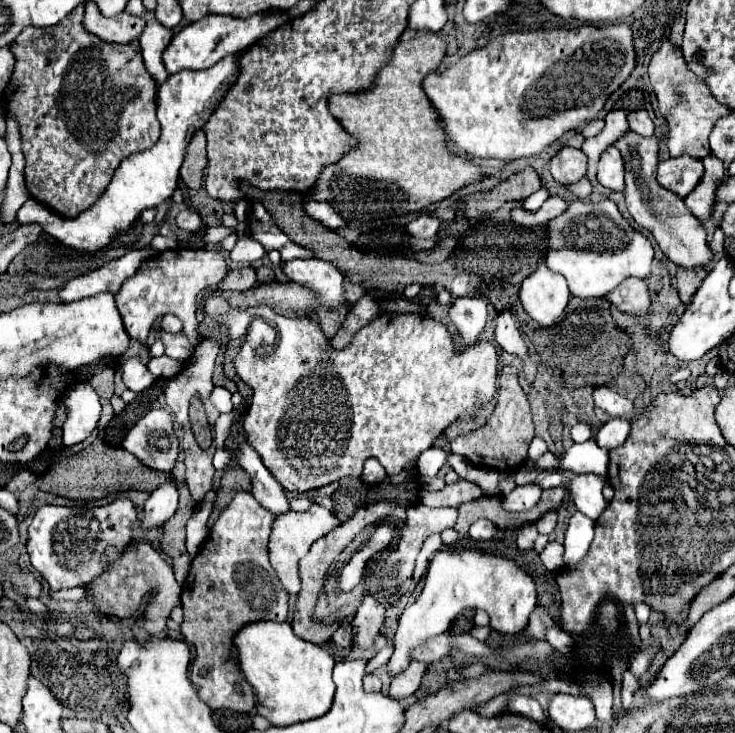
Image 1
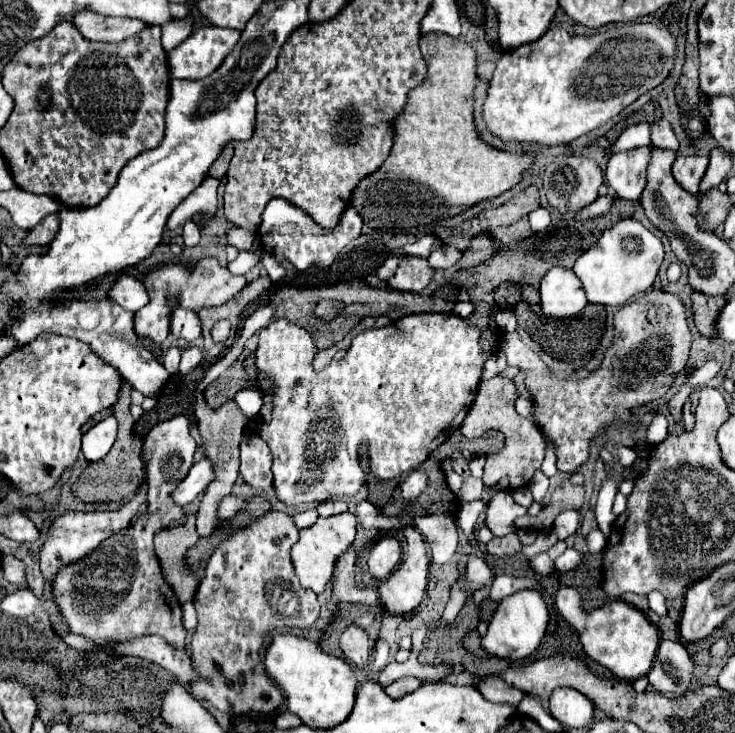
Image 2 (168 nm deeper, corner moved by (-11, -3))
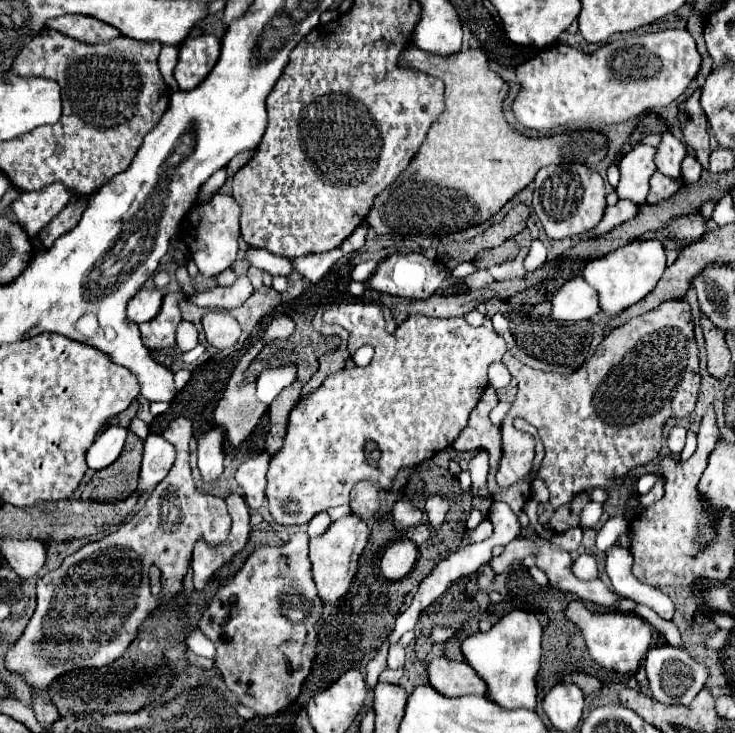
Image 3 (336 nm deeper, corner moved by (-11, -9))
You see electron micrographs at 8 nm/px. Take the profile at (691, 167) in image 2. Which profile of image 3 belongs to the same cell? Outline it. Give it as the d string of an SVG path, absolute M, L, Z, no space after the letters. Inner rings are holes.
M687 155L685 157L685 161L683 161L683 181L687 181L687 183L695 183L695 181L699 181L699 177L701 177L701 171L703 171L703 167L699 165L699 161L695 159L695 155Z

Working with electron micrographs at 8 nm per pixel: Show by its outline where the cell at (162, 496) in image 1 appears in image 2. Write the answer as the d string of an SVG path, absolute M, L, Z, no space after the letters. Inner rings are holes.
M201 459L199 463L195 463L191 469L189 469L189 473L187 473L187 477L175 487L175 491L173 491L173 501L177 503L177 505L181 505L181 507L185 507L185 505L189 505L201 491L205 491L205 487L207 487L207 483L213 479L213 469L211 469L211 463L207 463L205 459Z

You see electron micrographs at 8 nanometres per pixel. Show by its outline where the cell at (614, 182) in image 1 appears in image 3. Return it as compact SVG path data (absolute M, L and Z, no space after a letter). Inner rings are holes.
M637 145L621 159L621 181L617 187L619 199L631 199L641 205L645 203L645 197L649 193L649 179L657 171L653 163L655 151L657 149L651 145Z

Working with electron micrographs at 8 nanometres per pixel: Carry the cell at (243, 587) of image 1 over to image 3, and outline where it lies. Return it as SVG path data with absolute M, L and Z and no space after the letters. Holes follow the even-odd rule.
M295 533L283 547L261 547L249 555L239 573L219 587L205 609L199 627L217 647L219 659L215 657L215 665L219 665L225 685L245 707L255 709L261 717L269 717L283 711L299 697L301 685L311 673L315 659L315 649L319 643L315 623L321 619L321 615L323 601L317 595L311 575L309 537L307 533Z

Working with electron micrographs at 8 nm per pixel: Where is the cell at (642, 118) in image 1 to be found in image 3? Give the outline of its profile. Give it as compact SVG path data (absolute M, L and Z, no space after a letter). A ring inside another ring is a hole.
M663 133L661 137L663 137L663 141L661 141L661 145L657 147L655 165L657 165L657 169L659 169L663 175L667 175L667 177L671 177L671 179L675 179L675 181L681 181L681 161L685 159L687 149L685 149L685 145L683 145L675 135L671 135L671 133Z

